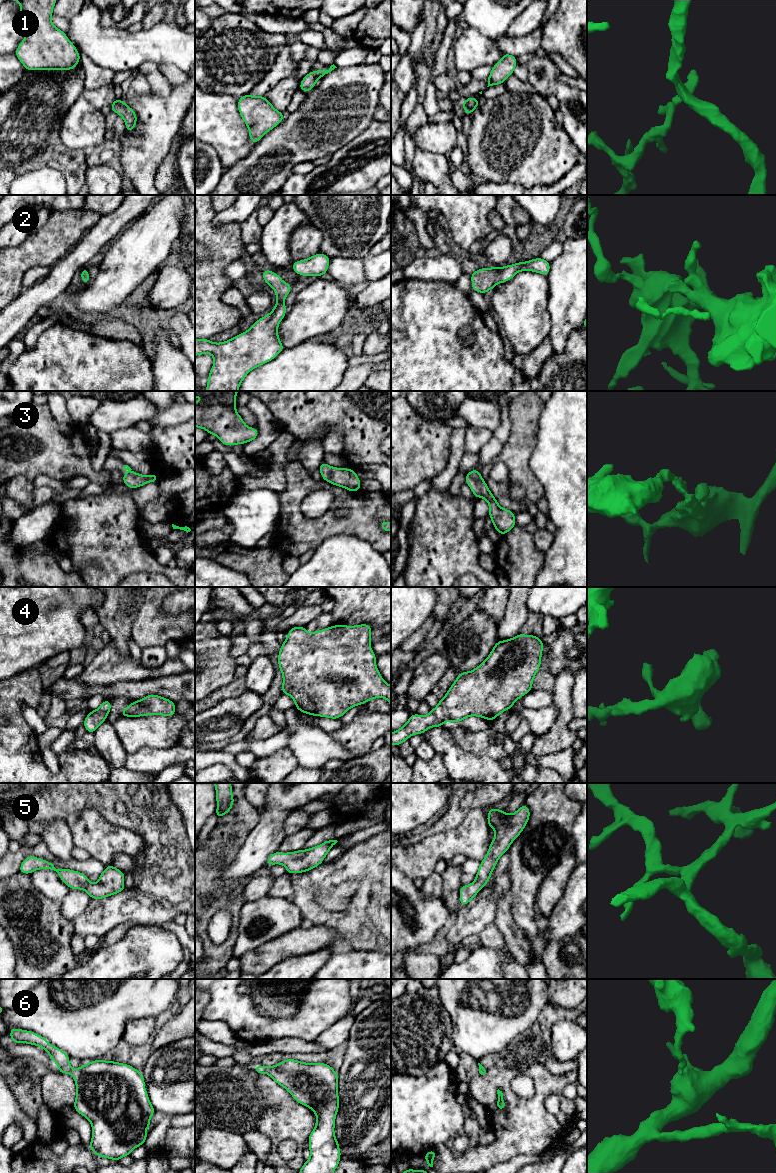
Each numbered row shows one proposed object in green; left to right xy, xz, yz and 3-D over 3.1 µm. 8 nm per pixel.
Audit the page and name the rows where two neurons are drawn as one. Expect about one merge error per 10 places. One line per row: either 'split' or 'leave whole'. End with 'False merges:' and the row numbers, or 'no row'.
1: leave whole
2: leave whole
3: leave whole
4: leave whole
5: leave whole
6: leave whole
False merges: no row

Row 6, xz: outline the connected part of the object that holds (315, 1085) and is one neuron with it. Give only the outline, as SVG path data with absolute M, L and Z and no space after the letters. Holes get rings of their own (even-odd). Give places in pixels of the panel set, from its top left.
M291 1058L271 1067L258 1065L254 1067L254 1071L258 1074L267 1073L277 1084L284 1087L296 1102L310 1108L317 1117L315 1128L308 1136L310 1158L298 1173L333 1173L341 1157L334 1133L339 1109L338 1073L326 1063L305 1063Z

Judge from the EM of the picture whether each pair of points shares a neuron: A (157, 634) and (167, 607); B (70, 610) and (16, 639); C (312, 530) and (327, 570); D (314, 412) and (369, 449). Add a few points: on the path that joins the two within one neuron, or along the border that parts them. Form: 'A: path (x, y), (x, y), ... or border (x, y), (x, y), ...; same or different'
A: border (161, 603), (161, 610), (163, 612), (184, 613); different
B: path (57, 612), (41, 628), (29, 628); same
C: border (339, 535), (328, 536), (315, 548); different
D: path (328, 412), (333, 412), (356, 435); same

